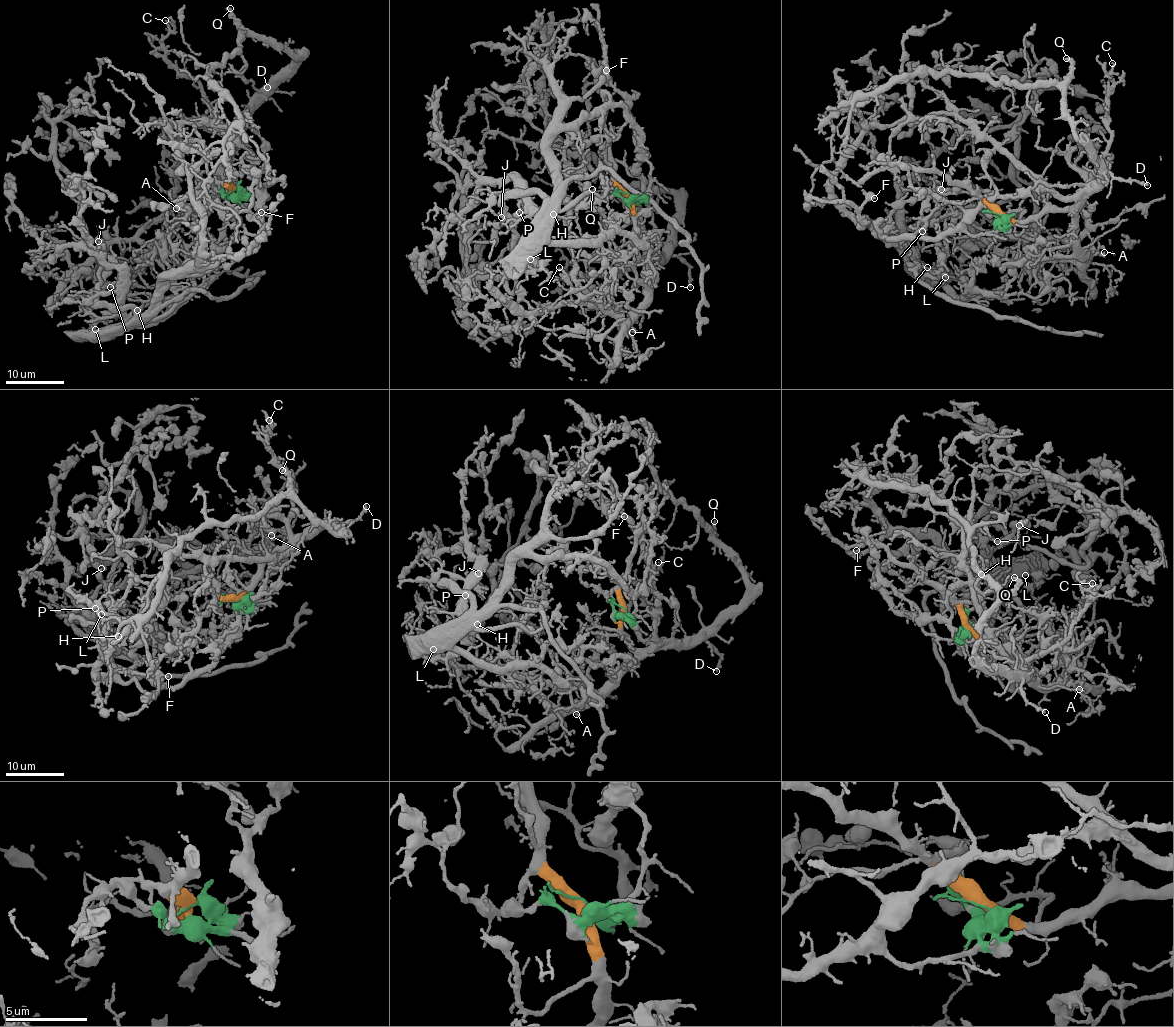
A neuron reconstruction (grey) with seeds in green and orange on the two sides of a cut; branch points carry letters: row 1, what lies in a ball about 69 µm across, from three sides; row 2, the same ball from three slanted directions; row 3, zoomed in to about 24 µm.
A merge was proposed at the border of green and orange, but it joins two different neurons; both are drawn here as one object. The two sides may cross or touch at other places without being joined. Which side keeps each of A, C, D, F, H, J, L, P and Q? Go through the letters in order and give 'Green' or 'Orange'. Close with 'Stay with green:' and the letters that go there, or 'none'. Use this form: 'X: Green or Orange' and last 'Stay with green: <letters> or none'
A: Orange
C: Orange
D: Orange
F: Green
H: Green
J: Green
L: Green
P: Green
Q: Orange
Stay with green: F, H, J, L, P

